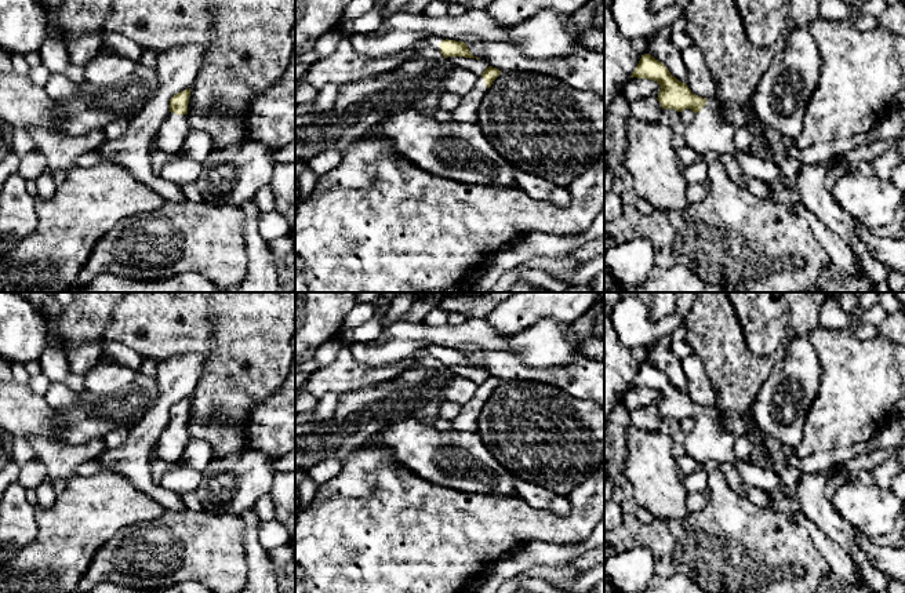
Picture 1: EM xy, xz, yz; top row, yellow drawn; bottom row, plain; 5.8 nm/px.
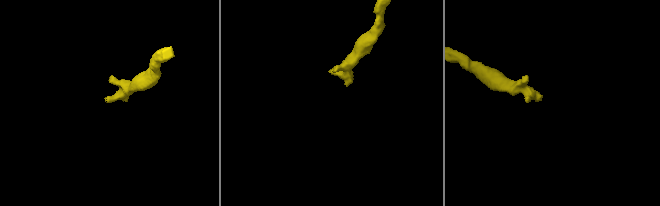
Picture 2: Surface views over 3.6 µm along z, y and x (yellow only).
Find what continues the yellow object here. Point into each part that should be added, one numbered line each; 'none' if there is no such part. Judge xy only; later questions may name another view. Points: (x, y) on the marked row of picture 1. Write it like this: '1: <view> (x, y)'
1: xy (170, 138)

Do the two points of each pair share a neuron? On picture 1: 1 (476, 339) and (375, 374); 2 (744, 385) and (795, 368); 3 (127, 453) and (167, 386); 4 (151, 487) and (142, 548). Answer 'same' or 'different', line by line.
1: different
2: different
3: same
4: different

